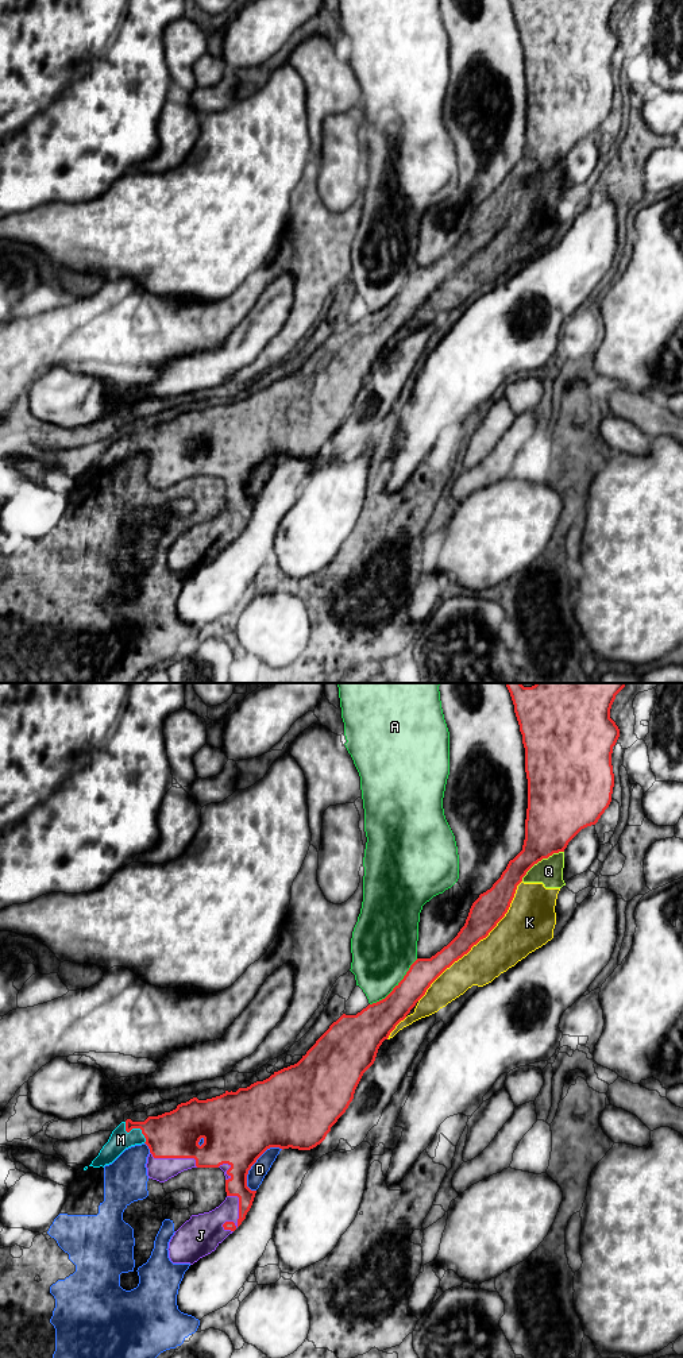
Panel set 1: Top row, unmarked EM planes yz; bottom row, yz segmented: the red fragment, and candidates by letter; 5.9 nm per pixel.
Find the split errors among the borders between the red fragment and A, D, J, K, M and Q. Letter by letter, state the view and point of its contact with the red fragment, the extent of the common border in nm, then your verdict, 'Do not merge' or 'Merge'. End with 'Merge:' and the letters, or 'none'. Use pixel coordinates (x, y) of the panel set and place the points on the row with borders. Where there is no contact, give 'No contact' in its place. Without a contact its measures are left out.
A: Touches red at yz (396, 986). Shared border 400 nm. Do not merge
D: Touches red at yz (255, 1161). Shared border 320 nm. Do not merge
J: Touches red at yz (239, 1216). Shared border 220 nm. Merge
K: Touches red at yz (478, 941). Shared border 950 nm. Do not merge
M: Touches red at yz (135, 1127). Shared border 180 nm. Merge
Q: Touches red at yz (540, 860). Shared border 320 nm. Do not merge
Merge: J, M

